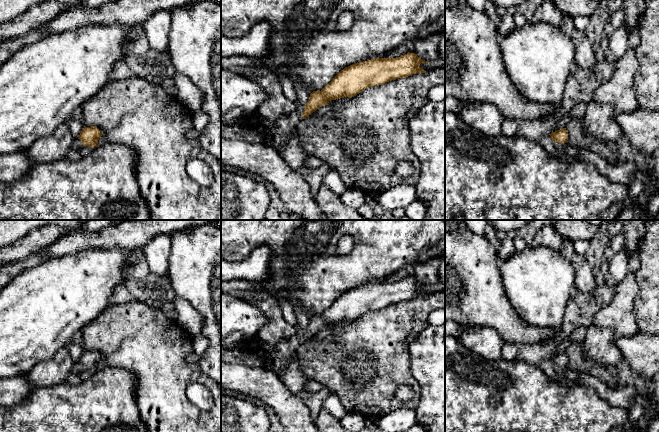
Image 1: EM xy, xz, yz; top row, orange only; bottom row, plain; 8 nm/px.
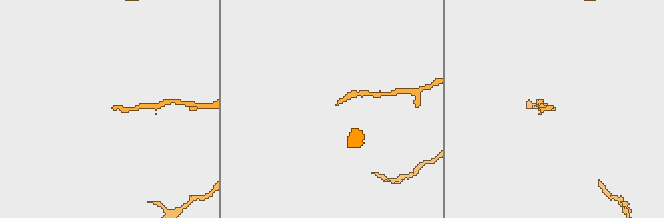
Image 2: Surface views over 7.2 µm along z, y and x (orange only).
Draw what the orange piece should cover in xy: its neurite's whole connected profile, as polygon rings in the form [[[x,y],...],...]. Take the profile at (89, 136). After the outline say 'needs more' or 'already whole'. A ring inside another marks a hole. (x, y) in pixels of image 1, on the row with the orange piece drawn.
[[[95,126],[84,127],[77,139],[70,148],[79,151],[83,146],[97,147],[98,140],[102,136],[102,131]]]; needs more

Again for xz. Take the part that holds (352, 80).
[[[408,52],[405,55],[400,56],[400,57],[396,57],[396,58],[373,58],[371,60],[354,63],[348,67],[345,67],[343,70],[341,70],[332,79],[332,81],[329,84],[327,84],[321,91],[313,91],[310,94],[308,102],[306,104],[297,105],[297,108],[293,113],[278,119],[274,123],[267,121],[266,119],[261,117],[259,114],[256,114],[253,117],[251,124],[263,138],[264,144],[269,145],[279,151],[280,148],[285,144],[285,142],[288,141],[289,138],[293,135],[294,131],[296,130],[297,124],[302,119],[308,117],[309,115],[311,115],[313,112],[315,112],[320,107],[322,107],[324,105],[328,105],[328,103],[331,100],[336,100],[336,99],[340,99],[340,98],[344,98],[344,97],[352,98],[368,87],[379,86],[379,85],[385,84],[389,81],[396,80],[399,78],[405,78],[408,76],[412,76],[413,74],[417,74],[417,73],[425,73],[426,71],[420,67],[421,63],[431,63],[431,62],[427,62],[427,61],[421,59],[420,57],[418,57],[417,54],[410,53],[410,52]]]; needs more

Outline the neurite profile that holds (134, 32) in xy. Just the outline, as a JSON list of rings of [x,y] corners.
[[[139,23],[130,27],[129,33],[128,33],[129,43],[132,44],[134,41],[136,41],[139,38],[141,33],[144,33],[142,23]]]

